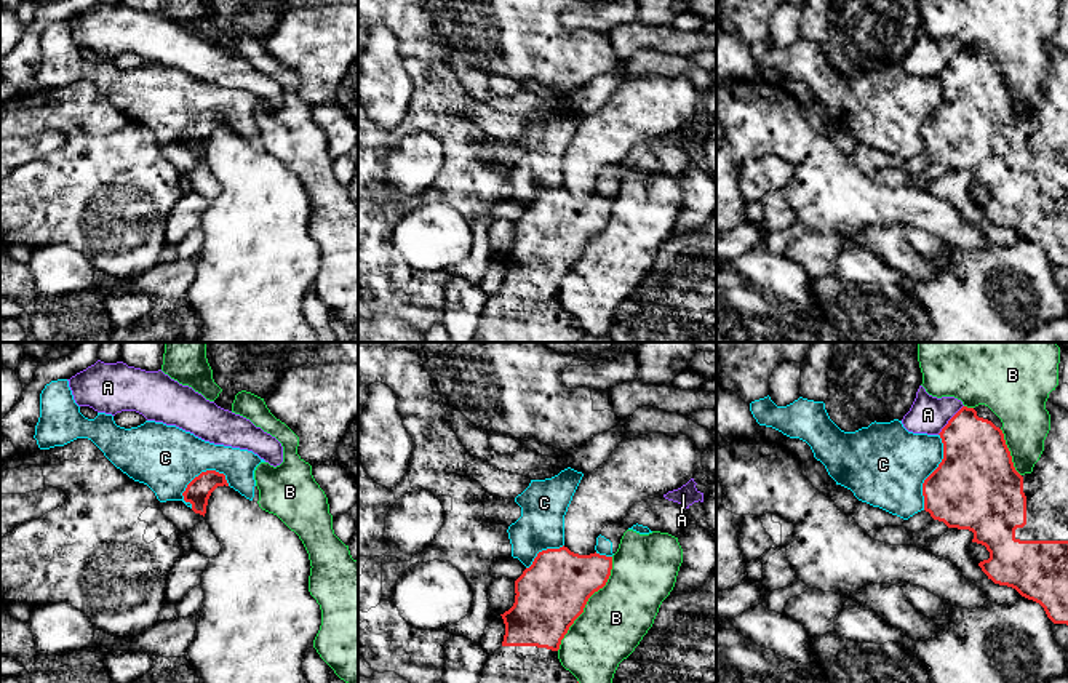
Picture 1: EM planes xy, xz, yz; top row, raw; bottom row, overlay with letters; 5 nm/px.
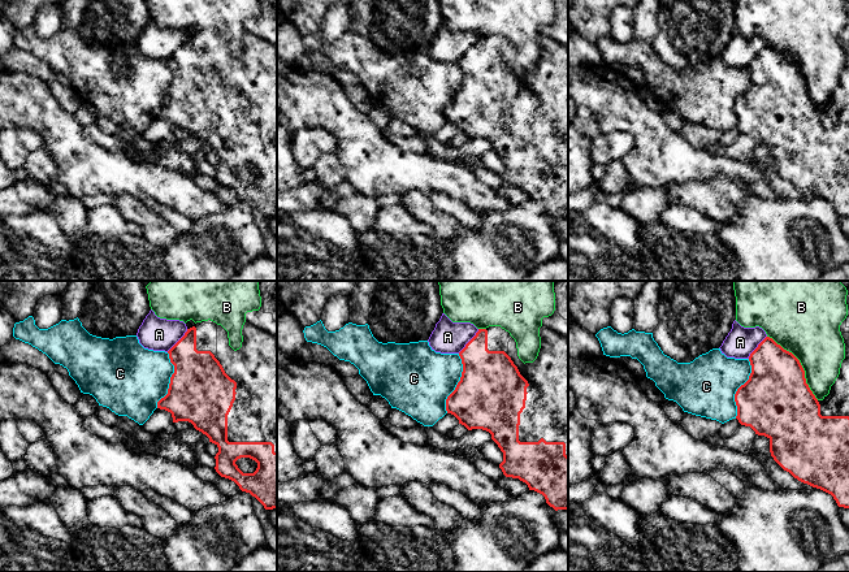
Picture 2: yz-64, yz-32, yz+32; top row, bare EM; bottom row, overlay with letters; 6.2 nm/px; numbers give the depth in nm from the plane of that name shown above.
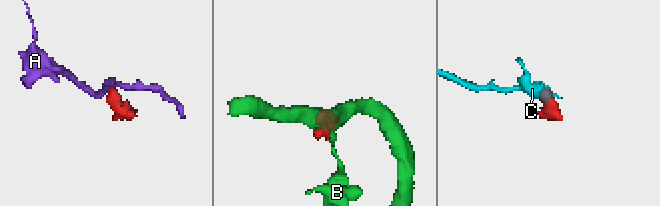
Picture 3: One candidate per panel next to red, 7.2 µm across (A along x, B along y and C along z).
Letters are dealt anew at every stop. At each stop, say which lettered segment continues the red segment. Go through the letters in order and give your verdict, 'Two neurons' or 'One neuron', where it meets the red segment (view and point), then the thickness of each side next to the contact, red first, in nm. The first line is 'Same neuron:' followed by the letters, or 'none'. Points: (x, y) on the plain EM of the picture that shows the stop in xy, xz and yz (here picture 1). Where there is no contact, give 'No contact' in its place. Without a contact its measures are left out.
Same neuron: none
A: Two neurons. Touches red at yz (950, 61). Thickness 340 nm (red) against 190 nm
B: Two neurons. Touches red at xz (585, 245). Thickness 360 nm (red) against 340 nm
C: Two neurons. Touches red at yz (932, 114). Thickness 440 nm (red) against 420 nm

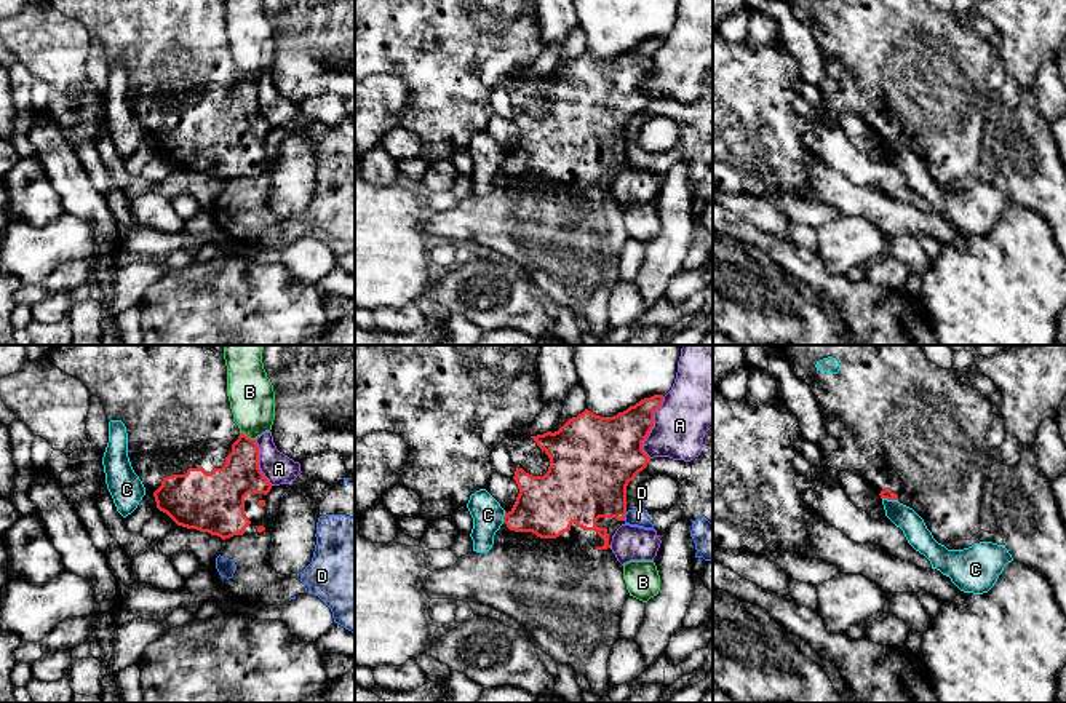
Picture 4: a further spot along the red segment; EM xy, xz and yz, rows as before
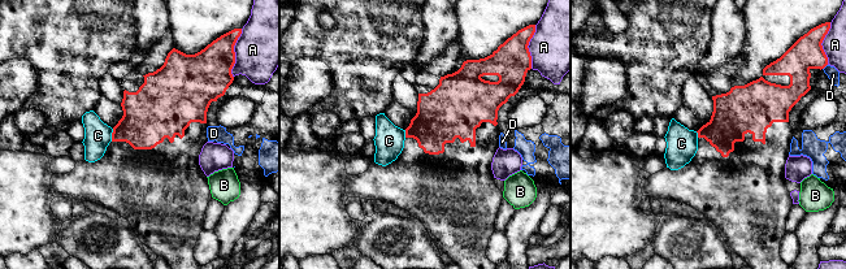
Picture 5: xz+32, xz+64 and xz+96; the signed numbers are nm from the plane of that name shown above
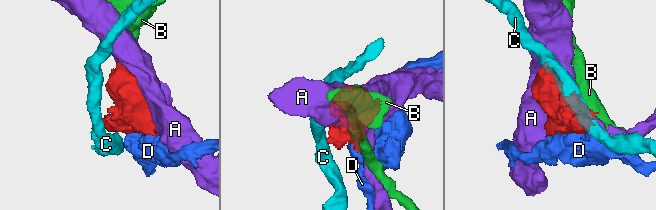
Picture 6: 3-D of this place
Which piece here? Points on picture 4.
Same neuron: none
A: Two neurons. Touches red at xz (652, 69). Thickness 340 nm (red) against 300 nm
B: Two neurons. Touches red at xy (246, 79). Thickness 200 nm (red) against 220 nm
C: Two neurons. Touches red at yz (890, 141). Thickness 50 nm (red) against 120 nm
D: Two neurons. Touches red at xz (624, 158). Thickness 380 nm (red) against 80 nm

